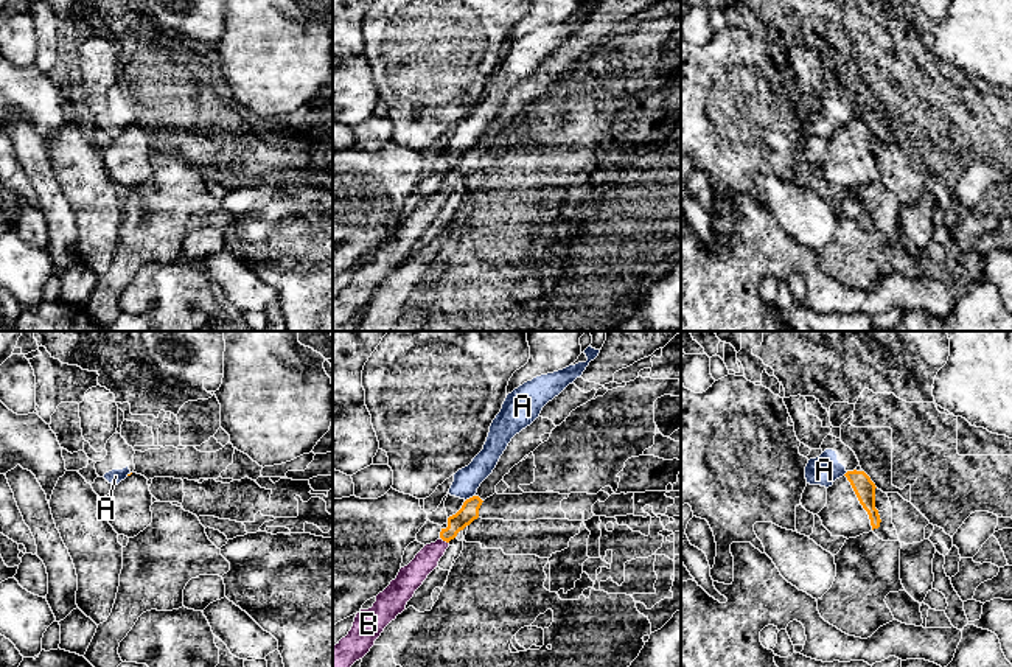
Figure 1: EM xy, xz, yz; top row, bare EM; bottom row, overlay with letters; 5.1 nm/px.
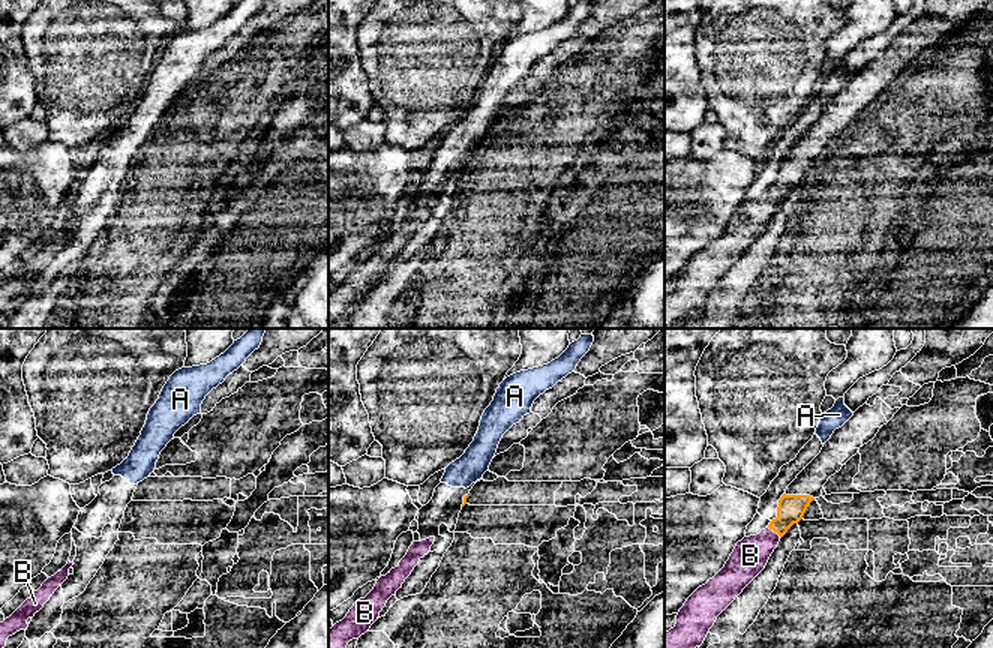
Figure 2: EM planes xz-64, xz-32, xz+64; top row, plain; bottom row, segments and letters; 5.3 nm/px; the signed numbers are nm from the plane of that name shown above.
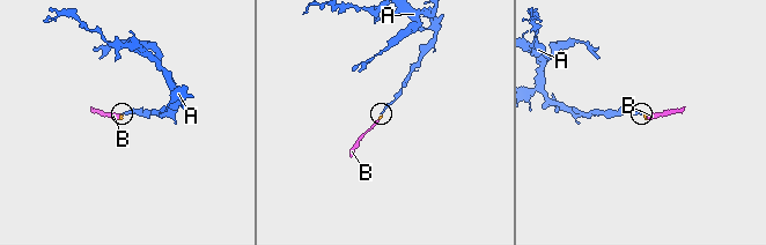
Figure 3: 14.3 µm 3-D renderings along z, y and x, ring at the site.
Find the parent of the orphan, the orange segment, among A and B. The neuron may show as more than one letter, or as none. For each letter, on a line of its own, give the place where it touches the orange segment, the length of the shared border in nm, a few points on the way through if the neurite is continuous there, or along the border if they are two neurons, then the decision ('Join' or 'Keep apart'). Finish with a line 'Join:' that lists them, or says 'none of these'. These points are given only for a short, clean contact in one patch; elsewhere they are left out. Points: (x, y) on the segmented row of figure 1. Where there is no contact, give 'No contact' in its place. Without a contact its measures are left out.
A: Touches orange at xz (470, 498). Shared border 70 nm. Boundary: xz (474, 495), (465, 501). Keep apart
B: Touches orange at xz (445, 540). Shared border 60 nm. Join
Join: B

